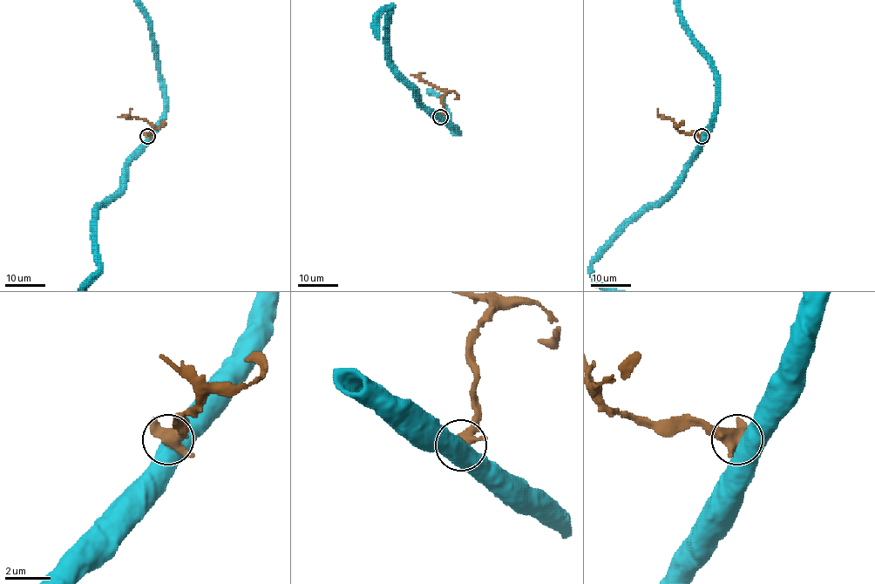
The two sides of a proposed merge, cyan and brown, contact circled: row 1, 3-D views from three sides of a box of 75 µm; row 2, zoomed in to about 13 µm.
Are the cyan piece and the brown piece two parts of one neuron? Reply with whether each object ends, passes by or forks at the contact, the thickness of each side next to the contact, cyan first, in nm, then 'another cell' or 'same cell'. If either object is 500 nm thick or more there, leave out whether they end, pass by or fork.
850 nm thick on the cyan side, 550 nm on the other; another cell

